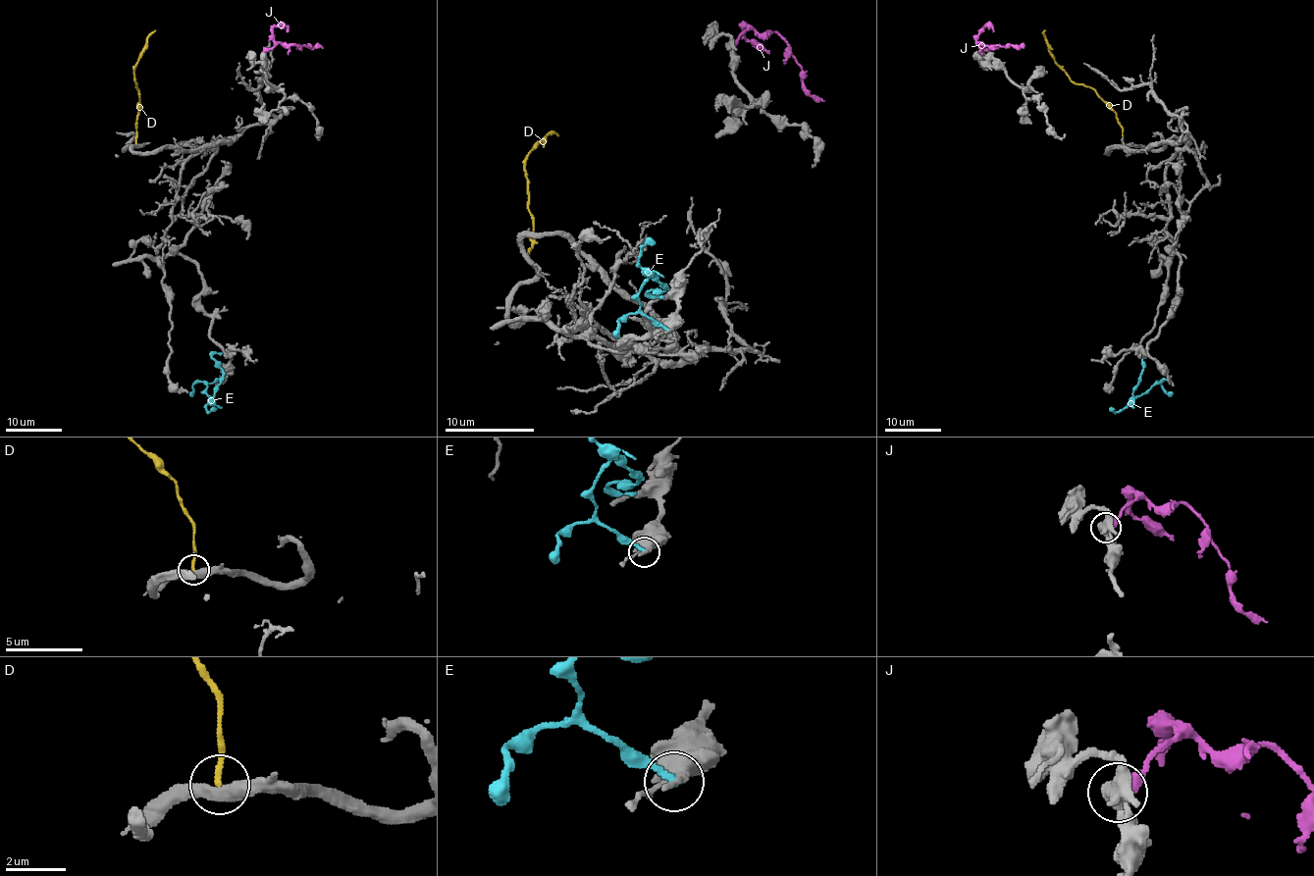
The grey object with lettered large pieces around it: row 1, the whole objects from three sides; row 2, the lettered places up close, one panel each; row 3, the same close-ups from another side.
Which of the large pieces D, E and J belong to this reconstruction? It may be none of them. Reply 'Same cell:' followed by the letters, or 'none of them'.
Same cell: none of them

